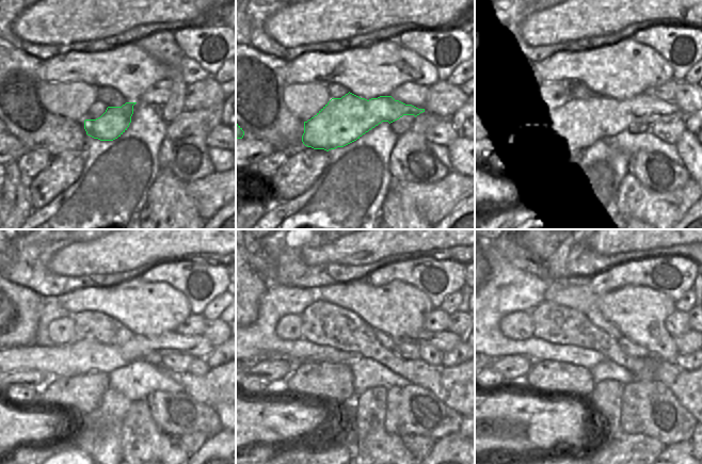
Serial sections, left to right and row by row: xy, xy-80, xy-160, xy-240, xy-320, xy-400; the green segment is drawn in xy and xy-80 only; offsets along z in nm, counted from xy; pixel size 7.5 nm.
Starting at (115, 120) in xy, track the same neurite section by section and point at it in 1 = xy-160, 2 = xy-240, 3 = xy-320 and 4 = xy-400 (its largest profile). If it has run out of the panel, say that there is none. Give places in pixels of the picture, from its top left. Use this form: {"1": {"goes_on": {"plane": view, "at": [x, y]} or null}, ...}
{"1": {"goes_on": {"plane": "xy-160", "at": [574, 121]}}, "2": {"goes_on": {"plane": "xy-240", "at": [78, 357]}}, "3": {"goes_on": {"plane": "xy-320", "at": [445, 341]}}, "4": {"goes_on": {"plane": "xy-400", "at": [691, 341]}}}

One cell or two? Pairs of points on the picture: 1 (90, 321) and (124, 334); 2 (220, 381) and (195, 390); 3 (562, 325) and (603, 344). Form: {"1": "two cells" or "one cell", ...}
{"1": "one cell", "2": "one cell", "3": "one cell"}

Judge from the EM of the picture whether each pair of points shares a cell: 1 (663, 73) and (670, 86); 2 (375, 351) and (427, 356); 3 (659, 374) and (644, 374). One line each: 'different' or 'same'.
1: different
2: different
3: different

